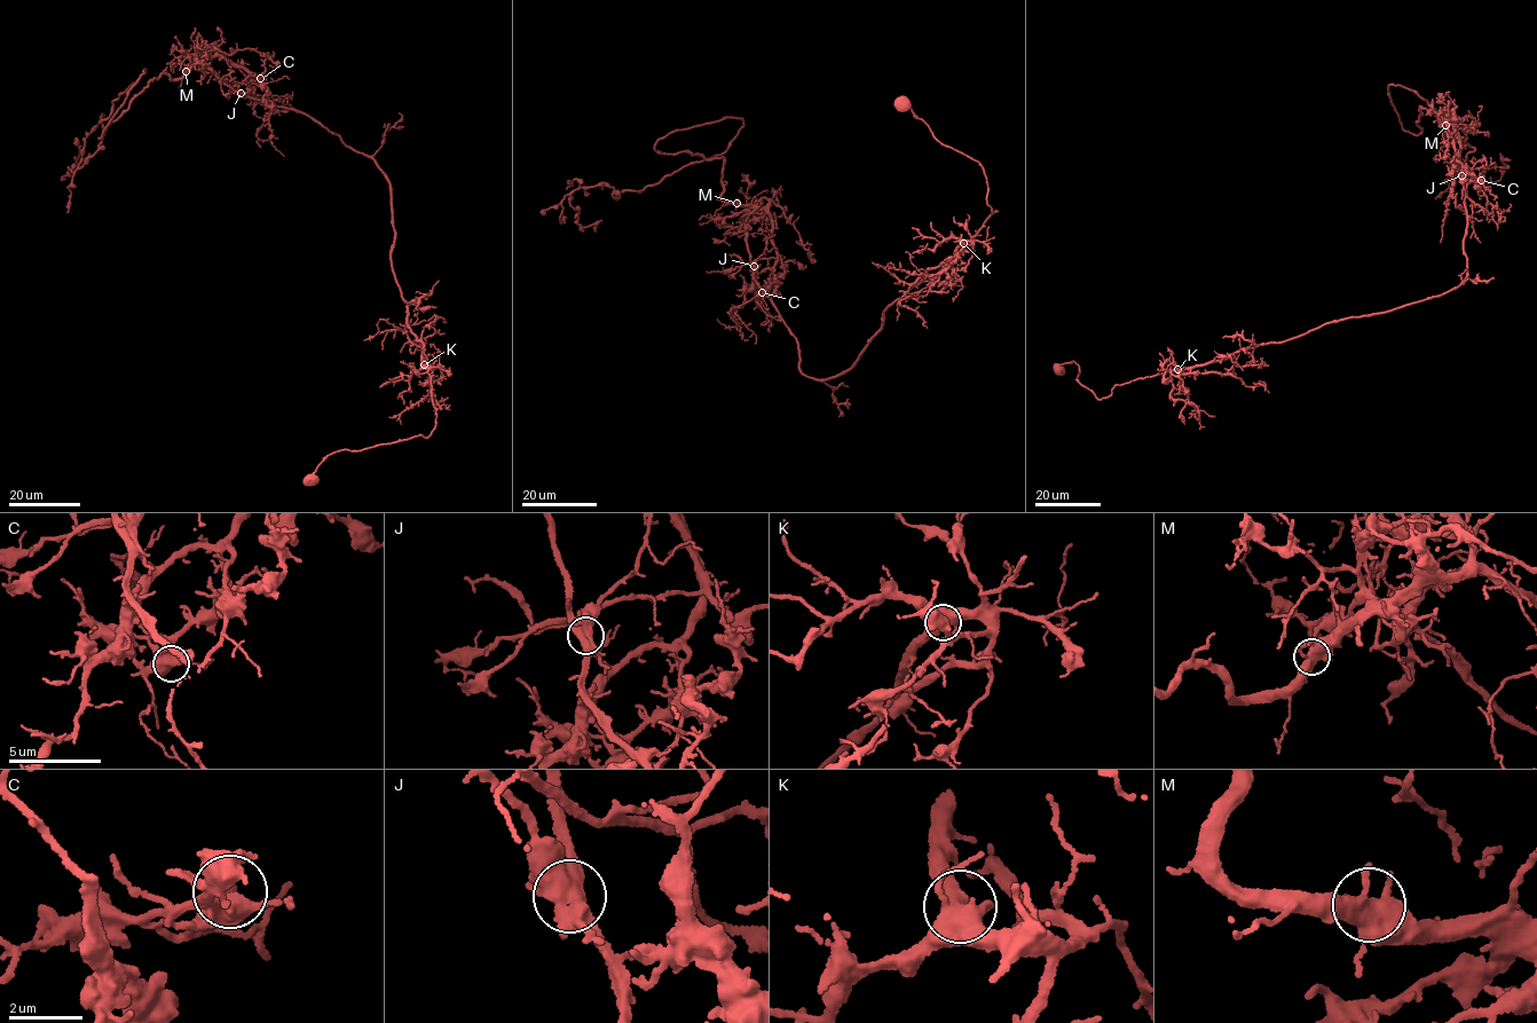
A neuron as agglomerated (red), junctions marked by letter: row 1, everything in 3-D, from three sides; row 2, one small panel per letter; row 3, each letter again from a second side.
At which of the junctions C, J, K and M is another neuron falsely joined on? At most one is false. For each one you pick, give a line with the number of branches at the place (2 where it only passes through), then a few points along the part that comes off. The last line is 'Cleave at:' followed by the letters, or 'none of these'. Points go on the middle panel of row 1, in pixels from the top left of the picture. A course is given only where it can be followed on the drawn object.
J: 4 | (754, 266), (802, 372), (825, 380), (976, 235), (996, 211), (983, 168), (896, 103)
Cleave at: J

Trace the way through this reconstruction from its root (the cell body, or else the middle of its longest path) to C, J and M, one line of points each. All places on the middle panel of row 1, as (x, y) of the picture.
C: (899, 104), (978, 162), (996, 211), (834, 376), (802, 374), (766, 292), (773, 269), (762, 292)
J: (899, 104), (983, 167), (996, 211), (977, 234), (887, 308), (856, 363), (824, 379), (802, 374), (754, 266)
M: (899, 104), (978, 162), (996, 211), (887, 308), (849, 369), (802, 374), (755, 281), (749, 206), (737, 203)

